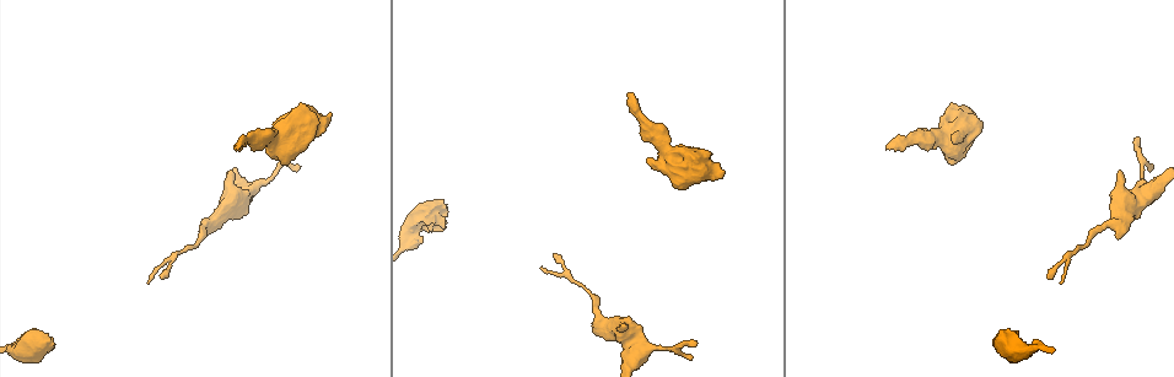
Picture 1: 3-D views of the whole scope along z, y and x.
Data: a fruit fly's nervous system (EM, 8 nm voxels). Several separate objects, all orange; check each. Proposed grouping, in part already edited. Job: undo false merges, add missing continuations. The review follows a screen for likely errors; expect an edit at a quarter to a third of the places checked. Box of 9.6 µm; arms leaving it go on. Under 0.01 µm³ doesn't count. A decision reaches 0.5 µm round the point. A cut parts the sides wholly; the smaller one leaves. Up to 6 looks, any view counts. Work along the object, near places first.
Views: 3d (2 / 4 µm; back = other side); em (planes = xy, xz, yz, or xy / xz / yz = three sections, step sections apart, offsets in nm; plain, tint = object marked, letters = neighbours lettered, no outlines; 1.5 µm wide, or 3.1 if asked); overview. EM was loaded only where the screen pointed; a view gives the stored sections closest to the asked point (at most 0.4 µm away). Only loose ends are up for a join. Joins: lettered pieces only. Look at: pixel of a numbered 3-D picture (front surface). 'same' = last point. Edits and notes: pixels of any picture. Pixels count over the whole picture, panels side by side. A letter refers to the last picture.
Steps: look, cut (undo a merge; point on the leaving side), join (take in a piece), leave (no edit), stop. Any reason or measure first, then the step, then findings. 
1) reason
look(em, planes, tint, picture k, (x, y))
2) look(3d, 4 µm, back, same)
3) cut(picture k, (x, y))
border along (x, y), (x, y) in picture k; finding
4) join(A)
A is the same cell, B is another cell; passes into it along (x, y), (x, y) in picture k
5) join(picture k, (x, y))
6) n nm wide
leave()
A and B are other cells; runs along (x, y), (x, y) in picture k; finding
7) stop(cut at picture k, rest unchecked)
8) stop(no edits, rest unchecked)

free end
look(3d, 2 µm, picture 1, (630, 95))

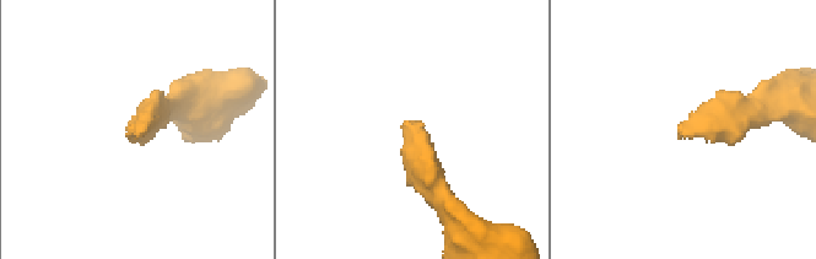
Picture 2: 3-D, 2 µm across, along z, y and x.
shape alone is not enough
look(em, xz, step 4, letters, picture 2, (404, 120))

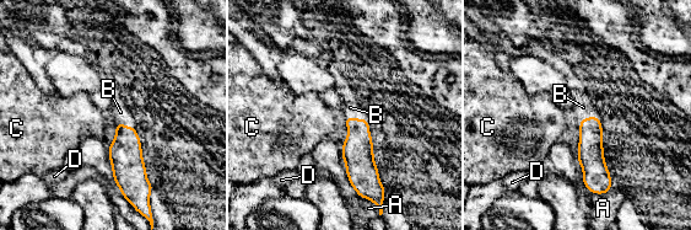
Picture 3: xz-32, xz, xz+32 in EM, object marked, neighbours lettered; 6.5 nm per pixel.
join(B)
B is the same cell, A, C and D are other cells; passes into it along (590, 155), (590, 117), (583, 107) in picture 3; the cell continues

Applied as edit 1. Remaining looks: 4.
look(3d, 2 µm, picture 1, (595, 311))

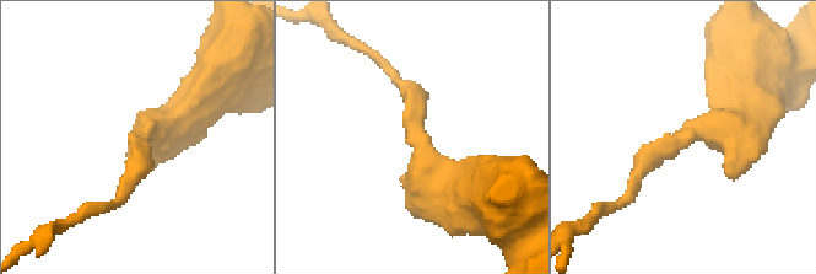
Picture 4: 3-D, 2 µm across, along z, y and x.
shape alone is not enough
look(em, planes, letters, picture 4, (145, 133))

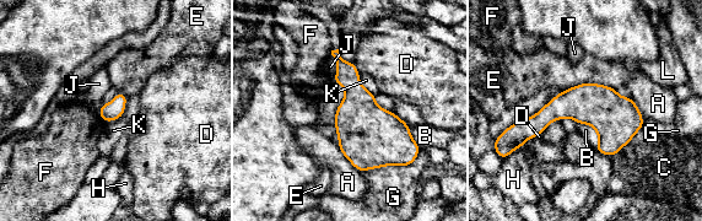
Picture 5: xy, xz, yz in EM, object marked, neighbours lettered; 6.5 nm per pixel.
280 nm wide
leave()
A, B, C, D, E, F, G, H, J, K and L are other cells; border along (578, 123), (594, 129), (595, 150) in picture 5; one cell here

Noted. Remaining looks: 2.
stop(join at picture 3, rest unchecked)

